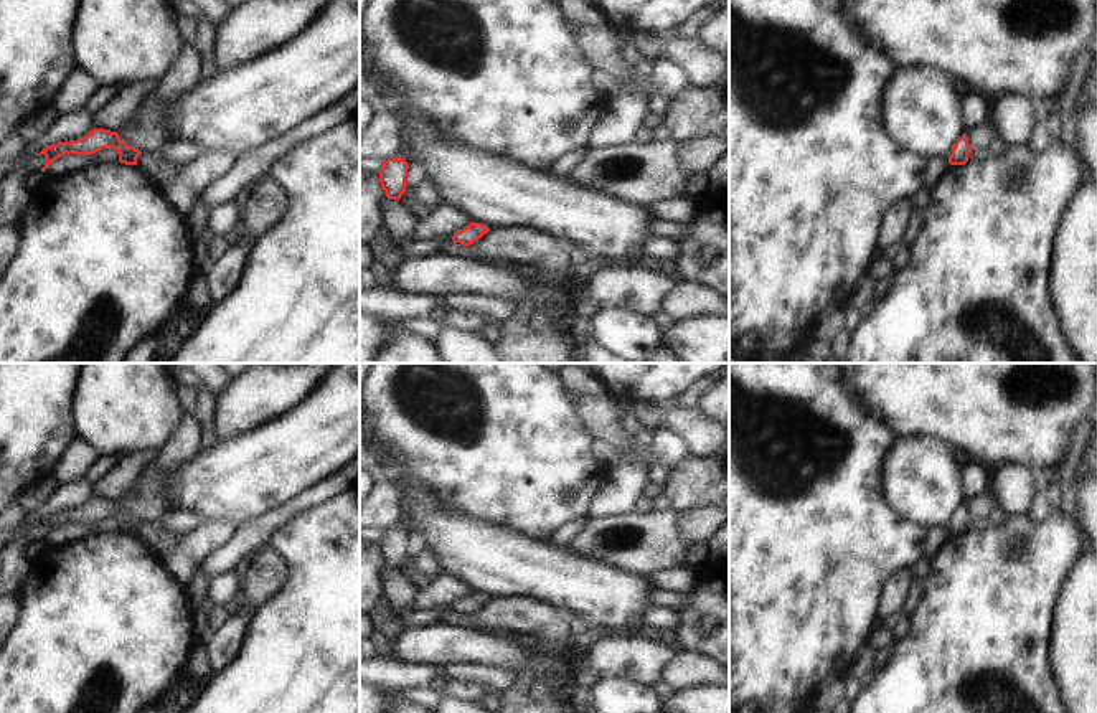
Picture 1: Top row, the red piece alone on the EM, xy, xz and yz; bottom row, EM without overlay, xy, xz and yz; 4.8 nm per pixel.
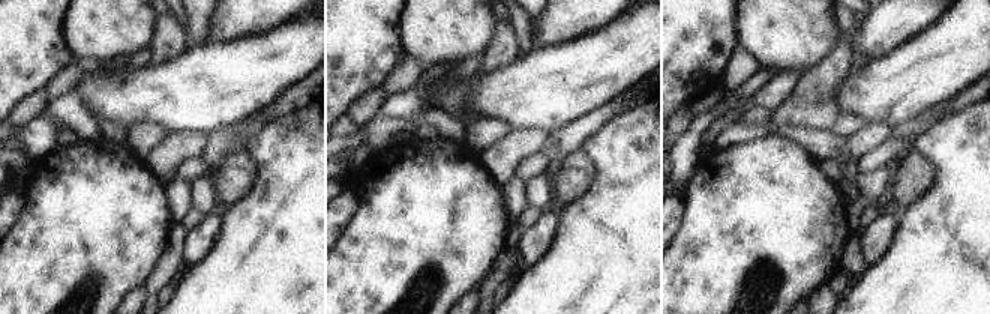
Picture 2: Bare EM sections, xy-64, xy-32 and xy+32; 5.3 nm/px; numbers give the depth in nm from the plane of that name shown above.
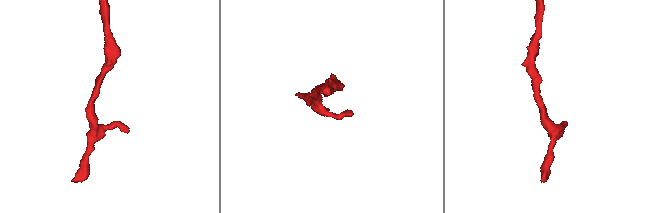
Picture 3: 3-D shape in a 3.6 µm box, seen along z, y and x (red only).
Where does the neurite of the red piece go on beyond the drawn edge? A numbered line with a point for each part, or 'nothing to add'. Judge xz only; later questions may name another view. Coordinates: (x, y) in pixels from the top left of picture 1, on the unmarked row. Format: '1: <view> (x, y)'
nothing to add.

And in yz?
nothing to add.

